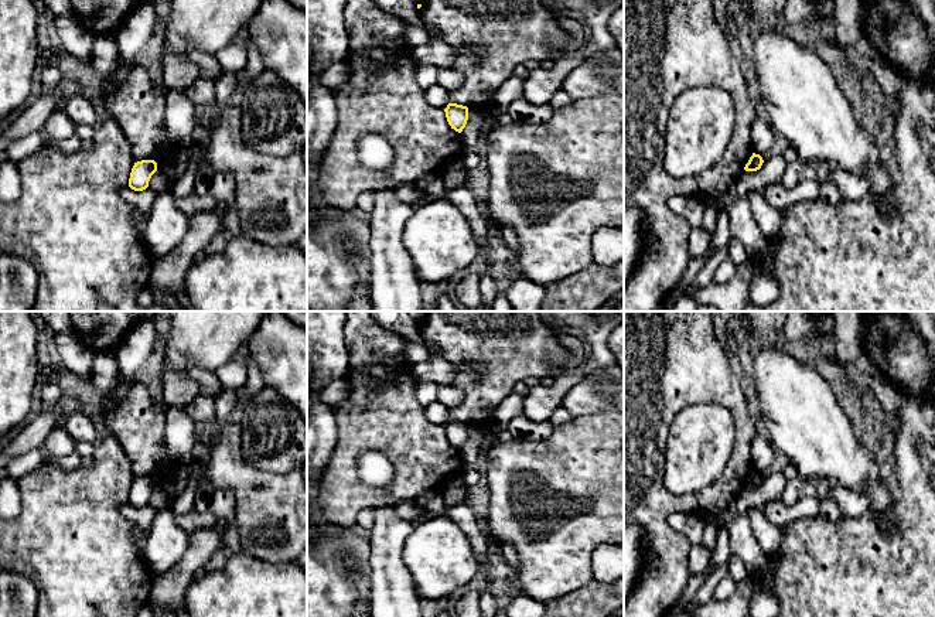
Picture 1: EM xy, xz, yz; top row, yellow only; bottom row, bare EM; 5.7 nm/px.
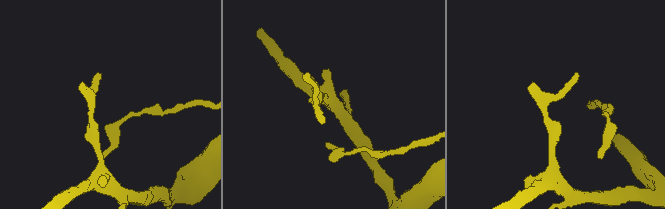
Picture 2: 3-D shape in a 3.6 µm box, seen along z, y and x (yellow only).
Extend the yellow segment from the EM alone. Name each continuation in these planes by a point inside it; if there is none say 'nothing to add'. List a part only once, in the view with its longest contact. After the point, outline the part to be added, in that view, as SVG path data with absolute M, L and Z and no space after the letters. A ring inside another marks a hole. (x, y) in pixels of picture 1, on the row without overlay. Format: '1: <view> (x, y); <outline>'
nothing to add

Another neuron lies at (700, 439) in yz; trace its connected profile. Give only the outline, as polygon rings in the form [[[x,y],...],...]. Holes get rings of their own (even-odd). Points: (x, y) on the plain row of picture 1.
[[[690,405],[668,429],[662,481],[675,495],[696,492],[713,483],[733,453],[736,430],[721,405]]]

